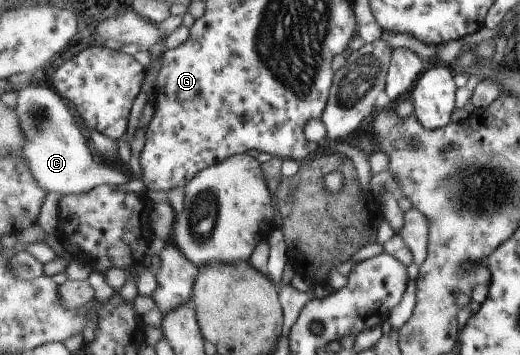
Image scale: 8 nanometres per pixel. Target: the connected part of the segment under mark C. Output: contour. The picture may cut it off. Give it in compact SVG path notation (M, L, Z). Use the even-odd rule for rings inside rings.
M30 85L17 90L19 102L16 113L20 117L20 127L23 128L26 145L22 149L22 156L30 168L38 189L46 195L58 193L61 203L67 199L80 199L91 191L98 190L104 184L124 186L133 181L129 167L122 167L116 163L94 163L93 147L88 145L86 131L82 128L78 117L72 110L70 103L52 87L38 87Z

